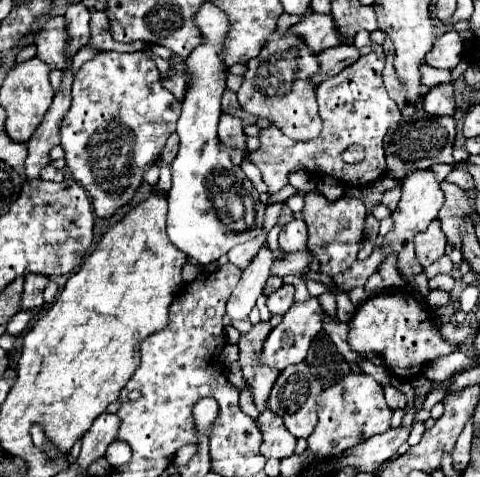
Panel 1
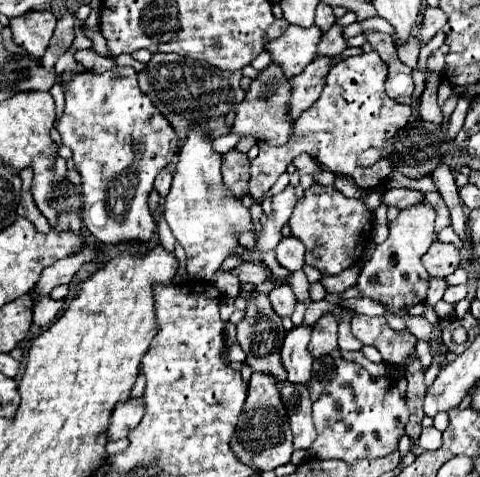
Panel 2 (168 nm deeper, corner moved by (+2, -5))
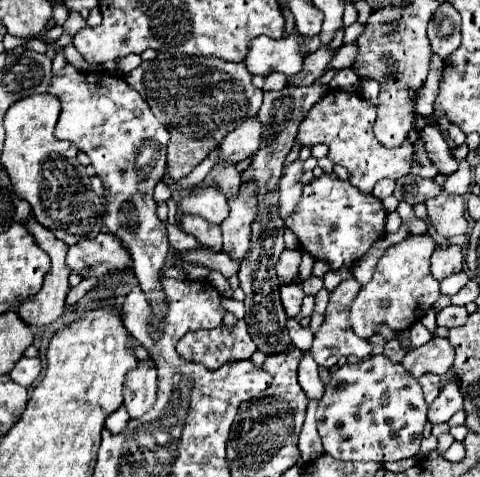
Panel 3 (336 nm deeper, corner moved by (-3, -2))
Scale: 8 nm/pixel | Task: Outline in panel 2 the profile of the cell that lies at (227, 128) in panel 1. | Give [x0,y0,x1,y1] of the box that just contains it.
[223,149,249,199]

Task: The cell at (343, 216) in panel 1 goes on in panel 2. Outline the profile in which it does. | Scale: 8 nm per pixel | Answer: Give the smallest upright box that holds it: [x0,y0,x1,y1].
[289,185,373,275]

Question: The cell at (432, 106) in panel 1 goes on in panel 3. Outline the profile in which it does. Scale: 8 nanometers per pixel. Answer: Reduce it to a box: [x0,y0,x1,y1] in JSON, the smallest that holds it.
[412,54,444,116]

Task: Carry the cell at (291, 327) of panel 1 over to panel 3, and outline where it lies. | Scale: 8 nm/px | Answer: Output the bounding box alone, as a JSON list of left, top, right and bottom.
[298,354,324,400]

